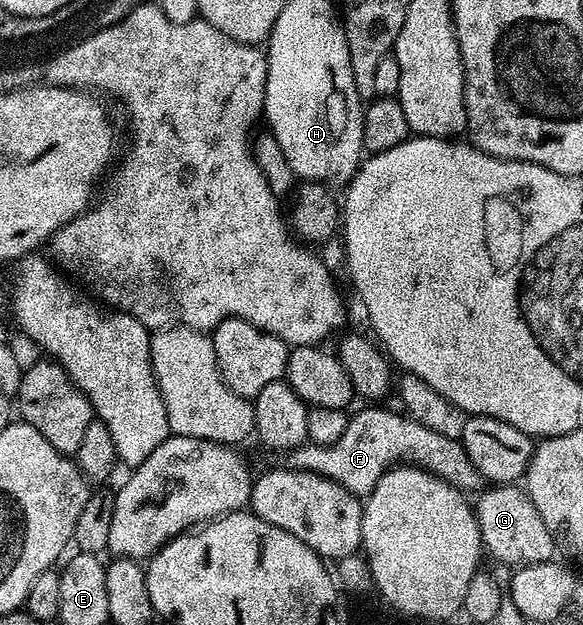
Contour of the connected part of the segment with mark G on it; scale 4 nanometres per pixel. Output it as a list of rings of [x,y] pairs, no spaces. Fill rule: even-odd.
[[[490,485],[477,499],[478,503],[473,504],[474,516],[478,519],[485,554],[489,558],[491,555],[491,560],[517,569],[533,563],[549,563],[555,558],[556,548],[552,533],[548,533],[540,513],[536,513],[536,505],[532,505],[521,486]]]

